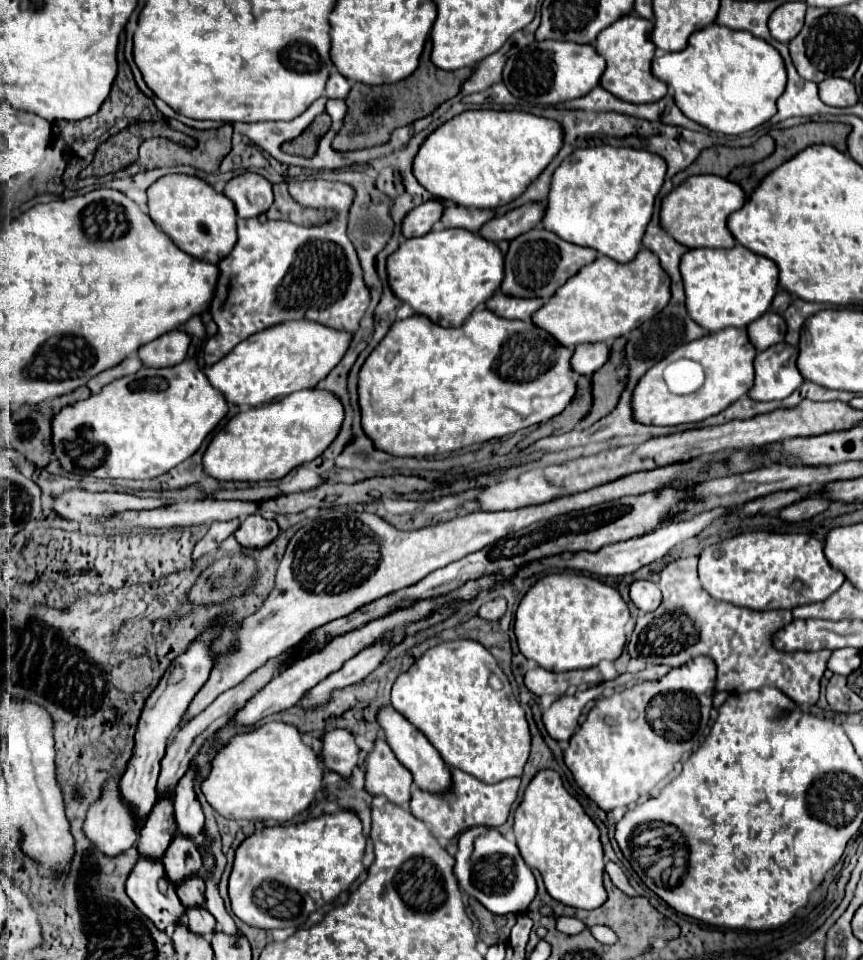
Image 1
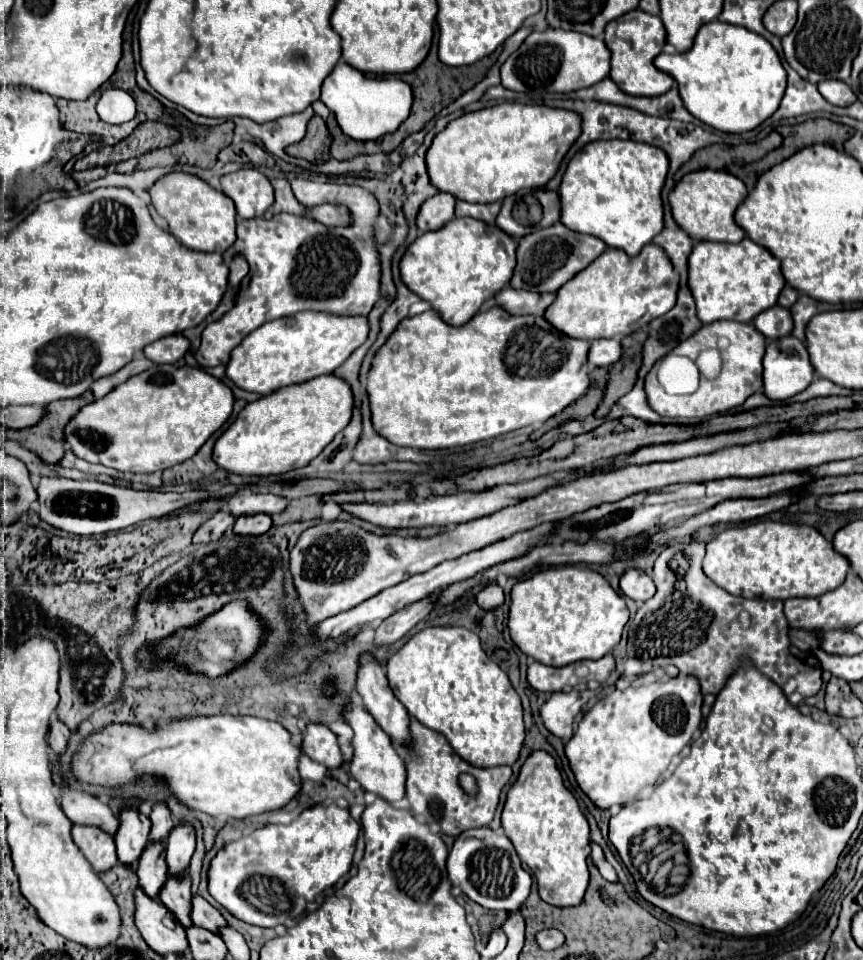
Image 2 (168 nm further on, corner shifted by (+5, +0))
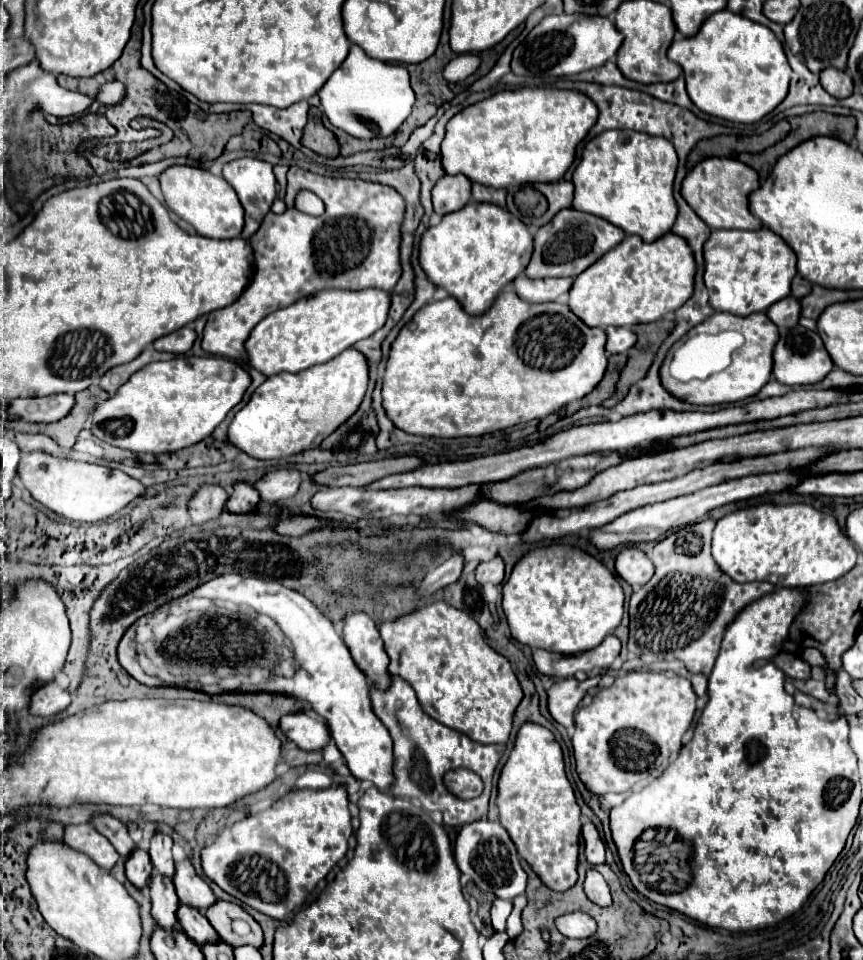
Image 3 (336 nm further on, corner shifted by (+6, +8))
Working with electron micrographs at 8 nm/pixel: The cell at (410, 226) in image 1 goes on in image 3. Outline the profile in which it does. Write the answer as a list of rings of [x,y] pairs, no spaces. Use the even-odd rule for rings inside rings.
[[[445,174],[433,190],[433,206],[437,214],[449,214],[463,208],[471,200],[471,180],[463,174]]]

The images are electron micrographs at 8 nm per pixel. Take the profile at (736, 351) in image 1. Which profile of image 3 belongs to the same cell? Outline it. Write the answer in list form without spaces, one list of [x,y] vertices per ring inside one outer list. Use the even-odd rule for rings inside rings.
[[[715,312],[711,318],[707,318],[707,322],[701,322],[689,334],[701,334],[701,332],[717,334],[717,332],[723,332],[723,330],[735,330],[735,332],[741,332],[745,336],[745,344],[739,350],[733,352],[733,360],[723,372],[717,372],[717,374],[709,376],[707,380],[689,380],[689,382],[679,382],[671,374],[661,372],[663,386],[671,394],[675,394],[679,400],[687,400],[691,404],[739,402],[739,400],[755,396],[771,380],[773,348],[775,348],[775,344],[779,340],[779,330],[769,320],[769,316],[765,312],[759,312],[759,314],[751,314],[751,316],[743,318],[743,316],[735,316],[735,314],[729,314],[729,312]]]

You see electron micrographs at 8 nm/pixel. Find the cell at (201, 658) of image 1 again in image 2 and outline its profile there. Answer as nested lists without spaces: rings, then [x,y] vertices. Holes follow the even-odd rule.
[[[124,808],[118,814],[118,830],[116,830],[116,848],[118,860],[122,864],[134,866],[138,862],[140,852],[144,850],[150,834],[150,820],[146,814],[138,812],[136,808]]]

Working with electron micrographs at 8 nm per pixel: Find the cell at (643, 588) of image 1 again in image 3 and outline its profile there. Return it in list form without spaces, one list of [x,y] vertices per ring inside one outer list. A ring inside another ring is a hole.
[[[635,546],[623,548],[615,558],[617,574],[631,586],[643,586],[653,576],[653,564],[649,562],[647,554]]]

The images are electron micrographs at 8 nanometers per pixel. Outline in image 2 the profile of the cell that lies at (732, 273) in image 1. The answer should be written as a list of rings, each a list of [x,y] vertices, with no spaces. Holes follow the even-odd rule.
[[[748,238],[738,244],[696,242],[688,256],[688,288],[702,324],[716,320],[752,322],[756,314],[776,304],[782,286],[784,276],[780,272],[780,260]]]

